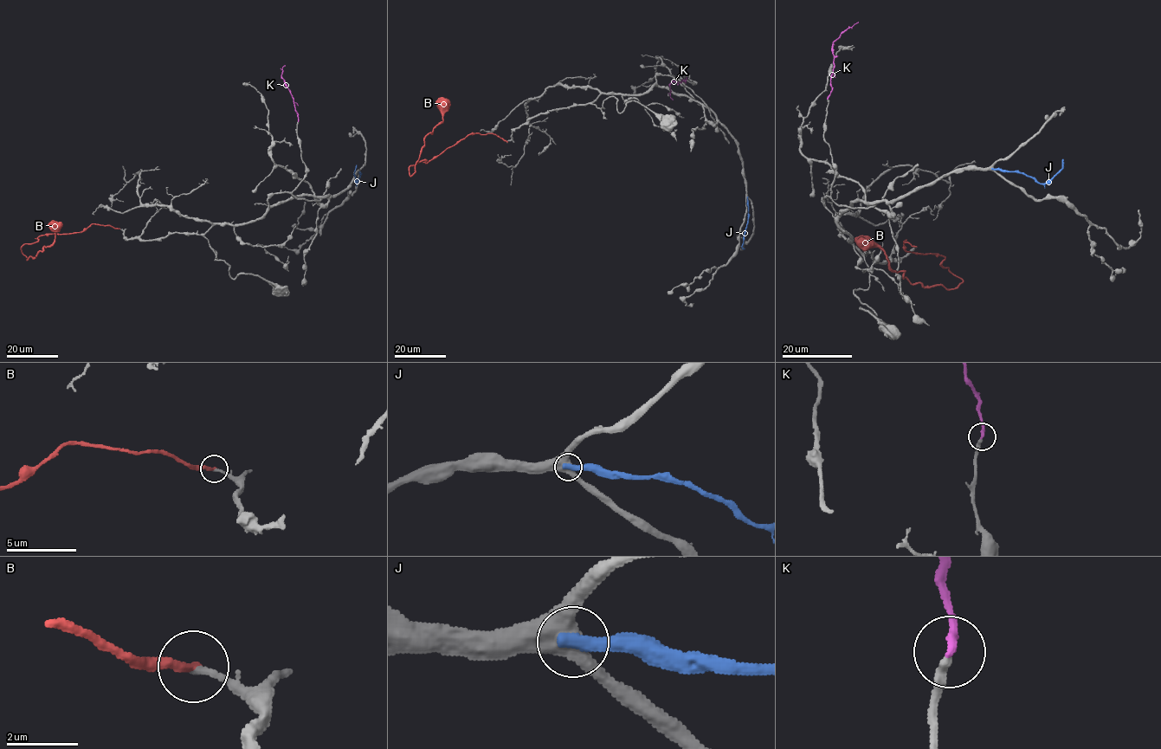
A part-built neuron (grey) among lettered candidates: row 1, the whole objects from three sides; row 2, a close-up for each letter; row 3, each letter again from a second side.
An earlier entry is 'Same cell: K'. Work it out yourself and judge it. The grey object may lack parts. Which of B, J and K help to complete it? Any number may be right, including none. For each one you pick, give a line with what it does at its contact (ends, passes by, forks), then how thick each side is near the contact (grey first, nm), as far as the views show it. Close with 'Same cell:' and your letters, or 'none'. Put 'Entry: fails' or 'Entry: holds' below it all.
K: It ends there. Thickness 280 nm (grey) against 280 nm
Same cell: K
Entry: holds

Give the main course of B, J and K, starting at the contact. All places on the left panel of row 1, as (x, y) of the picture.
B: (119, 229), (91, 224), (80, 232), (41, 235), (36, 242), (21, 247), (27, 259), (52, 243), (52, 222)
J: (359, 171), (357, 183), (354, 171), (356, 164)
K: (298, 120), (293, 97), (281, 74), (285, 65)

